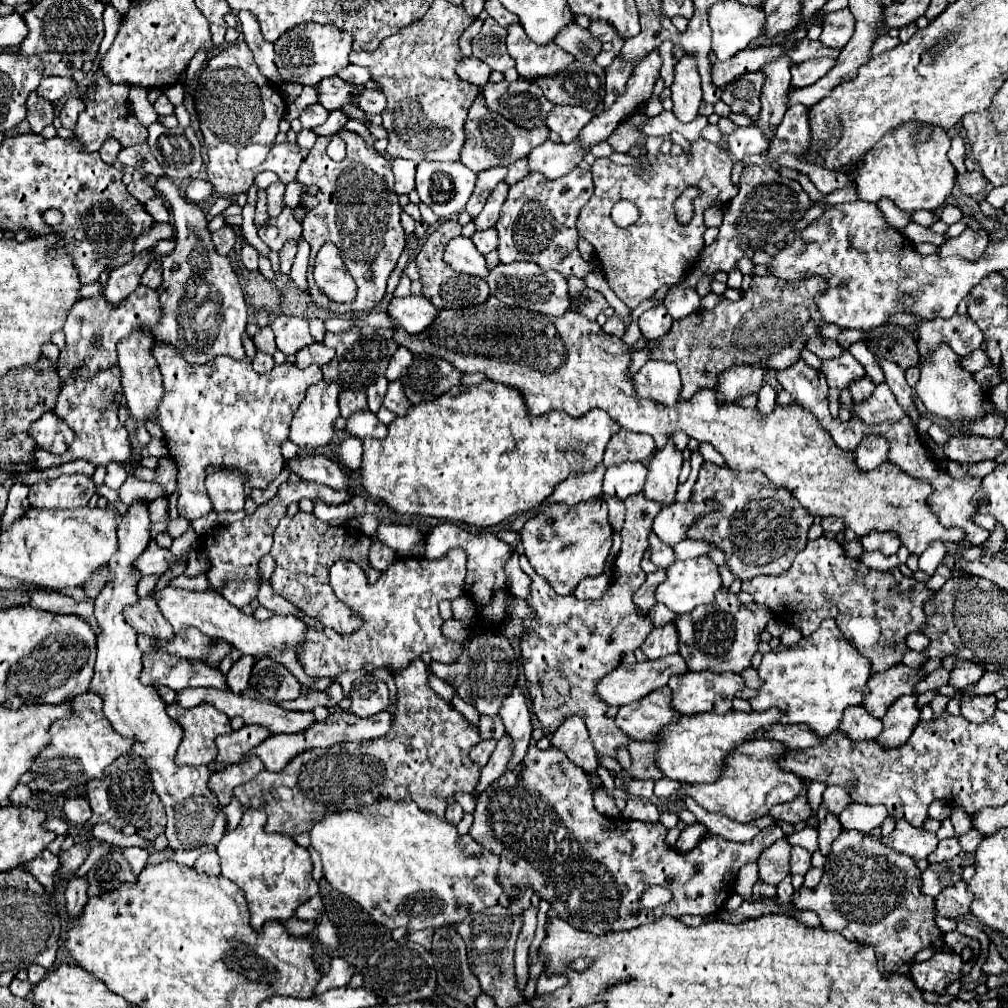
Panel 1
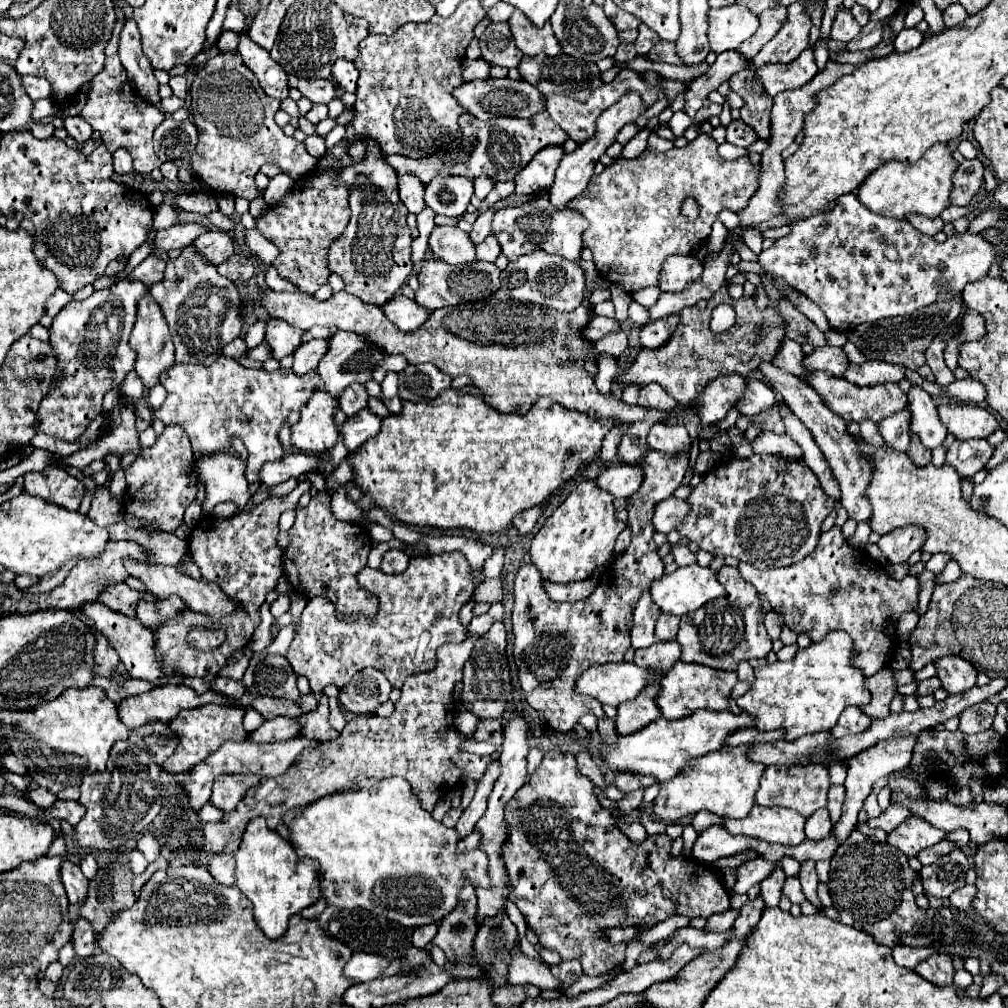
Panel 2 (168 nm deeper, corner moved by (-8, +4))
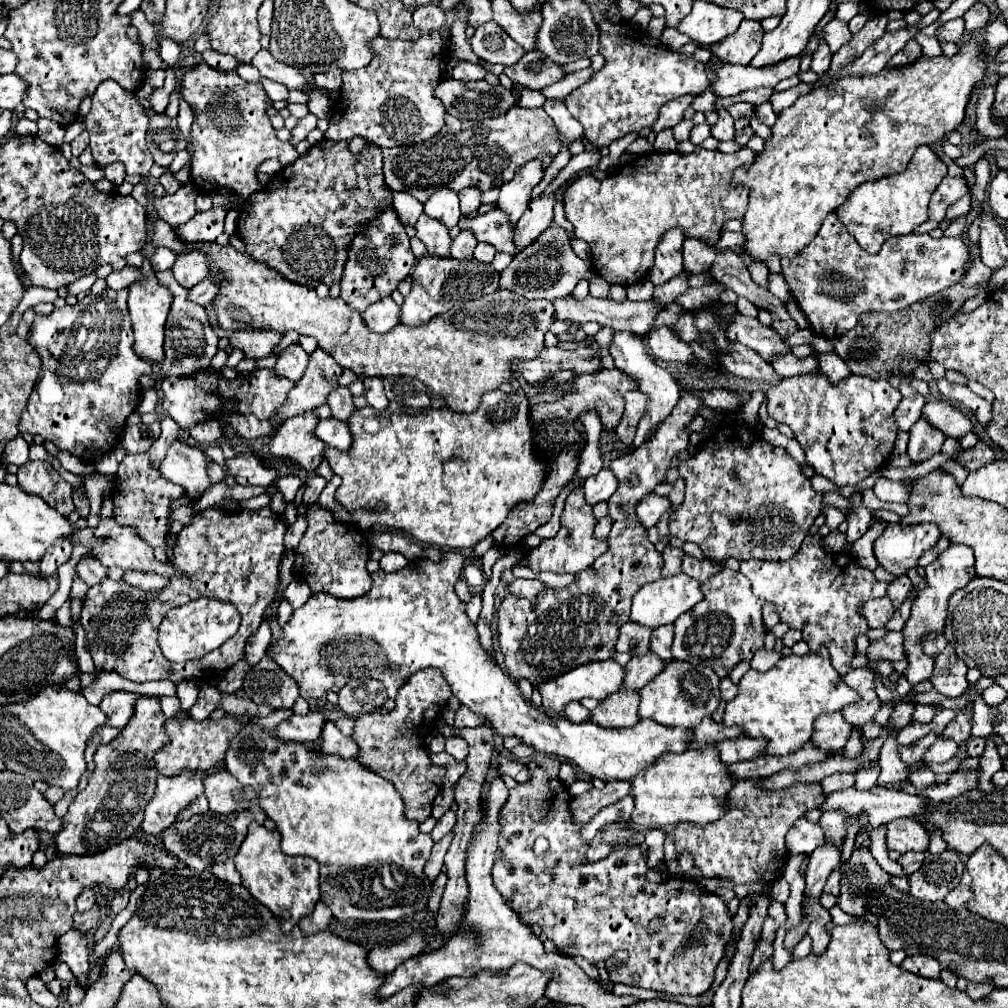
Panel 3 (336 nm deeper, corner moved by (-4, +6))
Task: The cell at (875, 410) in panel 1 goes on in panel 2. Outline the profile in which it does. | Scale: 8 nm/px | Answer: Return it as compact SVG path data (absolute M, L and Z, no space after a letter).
M812 372L808 378L806 378L806 384L810 384L822 398L822 402L838 416L842 416L844 420L872 420L872 422L880 422L884 418L888 418L890 414L896 414L900 410L906 408L908 404L908 398L906 394L900 390L898 384L894 382L886 382L886 384L876 384L876 386L868 386L868 388L860 388L860 386L854 386L850 382L846 382L846 378L836 378L832 374L826 374L826 372Z

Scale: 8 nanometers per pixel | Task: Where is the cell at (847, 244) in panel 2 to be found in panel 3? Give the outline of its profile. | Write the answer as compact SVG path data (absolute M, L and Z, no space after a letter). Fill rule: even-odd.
M828 214L816 238L800 254L792 260L782 258L782 270L790 286L790 294L806 314L812 332L816 336L836 340L856 326L862 312L904 310L926 296L958 284L970 262L968 256L968 246L960 236L936 240L930 234L890 238L882 244L880 254L872 256L856 244L836 214ZM826 276L836 282L826 282ZM842 284L848 284L848 298L842 300L830 296L838 292Z

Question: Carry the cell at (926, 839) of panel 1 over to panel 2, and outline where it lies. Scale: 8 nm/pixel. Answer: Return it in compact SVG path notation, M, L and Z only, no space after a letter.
M908 818L888 834L888 844L902 850L908 858L914 858L920 850L934 846L944 838L946 838L946 832L930 826L926 820Z

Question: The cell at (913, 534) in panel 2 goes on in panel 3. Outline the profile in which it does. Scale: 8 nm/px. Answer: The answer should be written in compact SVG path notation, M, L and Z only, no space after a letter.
M888 524L874 542L874 556L886 572L900 578L918 566L920 556L934 548L938 538L936 524Z

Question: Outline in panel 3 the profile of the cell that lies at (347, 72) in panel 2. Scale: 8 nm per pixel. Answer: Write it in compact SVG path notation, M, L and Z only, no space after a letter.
M330 70L328 74L316 74L314 84L320 90L338 90L342 86L342 70Z

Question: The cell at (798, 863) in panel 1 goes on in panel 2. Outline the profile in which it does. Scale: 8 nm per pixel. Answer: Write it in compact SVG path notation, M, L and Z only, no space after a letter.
M806 860L800 866L800 874L798 874L800 882L802 882L802 892L804 896L814 904L814 906L822 906L818 896L816 896L816 884L818 884L818 876L816 876L816 868L814 868L814 860Z

